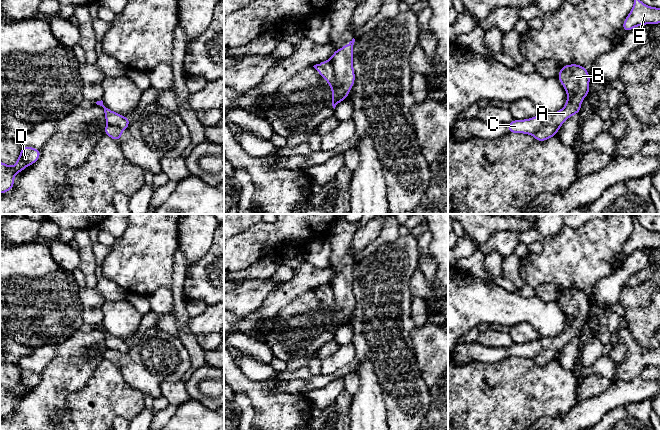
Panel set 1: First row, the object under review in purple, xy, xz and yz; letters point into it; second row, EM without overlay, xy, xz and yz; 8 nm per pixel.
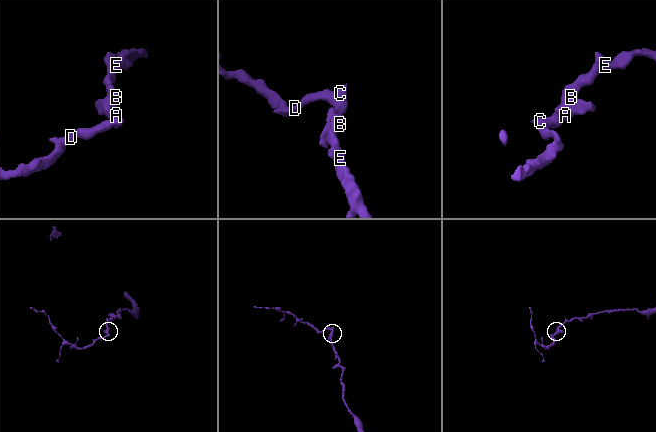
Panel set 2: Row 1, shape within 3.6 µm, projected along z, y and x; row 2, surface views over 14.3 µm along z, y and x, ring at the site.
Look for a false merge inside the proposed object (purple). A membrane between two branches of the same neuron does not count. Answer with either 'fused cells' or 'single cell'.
fused cells

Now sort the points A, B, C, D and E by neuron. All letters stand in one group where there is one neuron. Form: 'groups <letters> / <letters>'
groups A B C E / D

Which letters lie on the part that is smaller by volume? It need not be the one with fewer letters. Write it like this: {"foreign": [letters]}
{"foreign": ["D"]}

